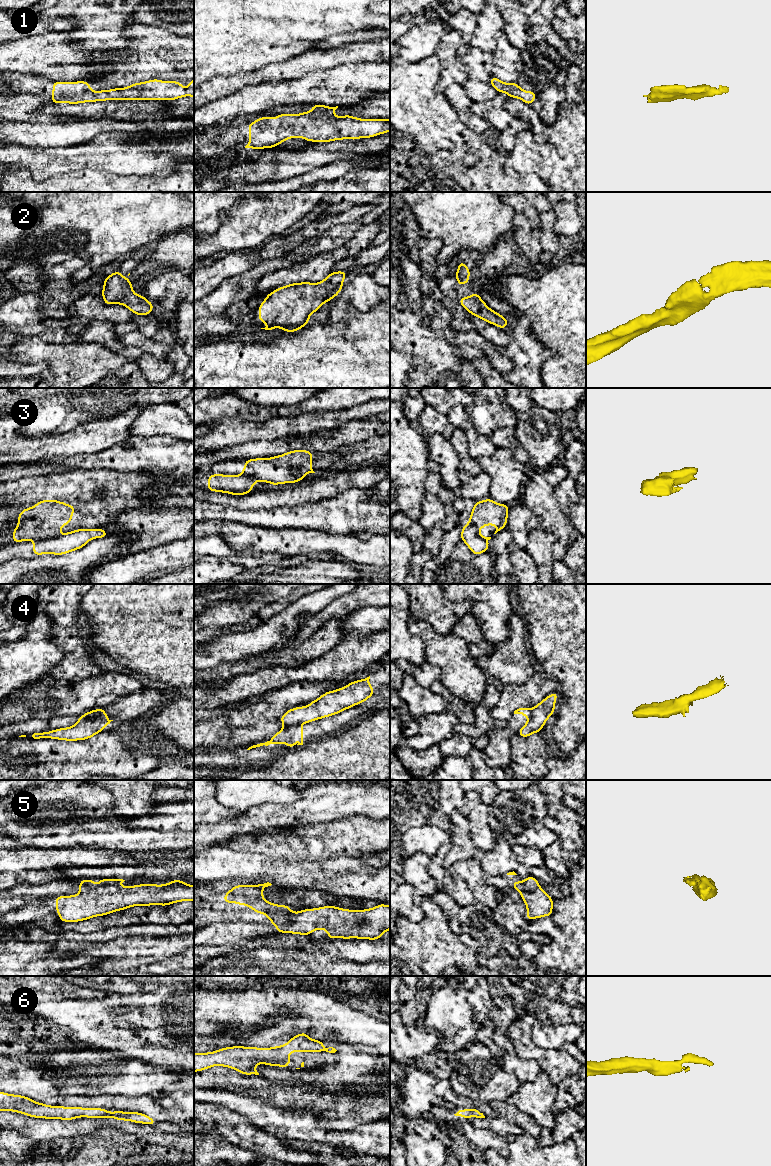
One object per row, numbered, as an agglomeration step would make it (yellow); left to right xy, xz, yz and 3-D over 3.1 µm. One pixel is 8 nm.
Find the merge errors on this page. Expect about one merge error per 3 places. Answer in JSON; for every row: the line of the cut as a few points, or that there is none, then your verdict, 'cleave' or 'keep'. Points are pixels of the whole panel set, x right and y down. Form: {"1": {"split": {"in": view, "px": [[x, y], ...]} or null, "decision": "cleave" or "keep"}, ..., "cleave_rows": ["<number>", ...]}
{"1": {"split": null, "decision": "keep"}, "2": {"split": null, "decision": "keep"}, "3": {"split": {"in": "xy", "px": [[60, 535], [34, 541]]}, "decision": "cleave"}, "4": {"split": {"in": "xy", "px": [[95, 711], [92, 717], [87, 717], [78, 722]]}, "decision": "cleave"}, "5": {"split": {"in": "xy", "px": [[117, 884], [102, 884], [95, 887], [80, 888]]}, "decision": "cleave"}, "6": {"split": null, "decision": "keep"}, "cleave_rows": ["3", "4", "5"]}

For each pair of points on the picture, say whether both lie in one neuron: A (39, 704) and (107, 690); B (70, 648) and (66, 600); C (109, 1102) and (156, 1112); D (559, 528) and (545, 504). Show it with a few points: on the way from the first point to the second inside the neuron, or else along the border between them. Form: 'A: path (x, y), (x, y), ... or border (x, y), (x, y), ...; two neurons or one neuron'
A: path (56, 701), (78, 699), (90, 694); one neuron
B: path (67, 636), (66, 612); one neuron
C: path (121, 1103), (144, 1104); one neuron
D: path (554, 522), (547, 510); one neuron

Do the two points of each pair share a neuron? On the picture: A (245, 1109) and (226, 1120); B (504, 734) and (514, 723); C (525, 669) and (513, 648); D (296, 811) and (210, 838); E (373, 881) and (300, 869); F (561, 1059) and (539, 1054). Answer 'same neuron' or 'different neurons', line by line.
A: different neurons
B: same neuron
C: same neuron
D: same neuron
E: same neuron
F: same neuron

